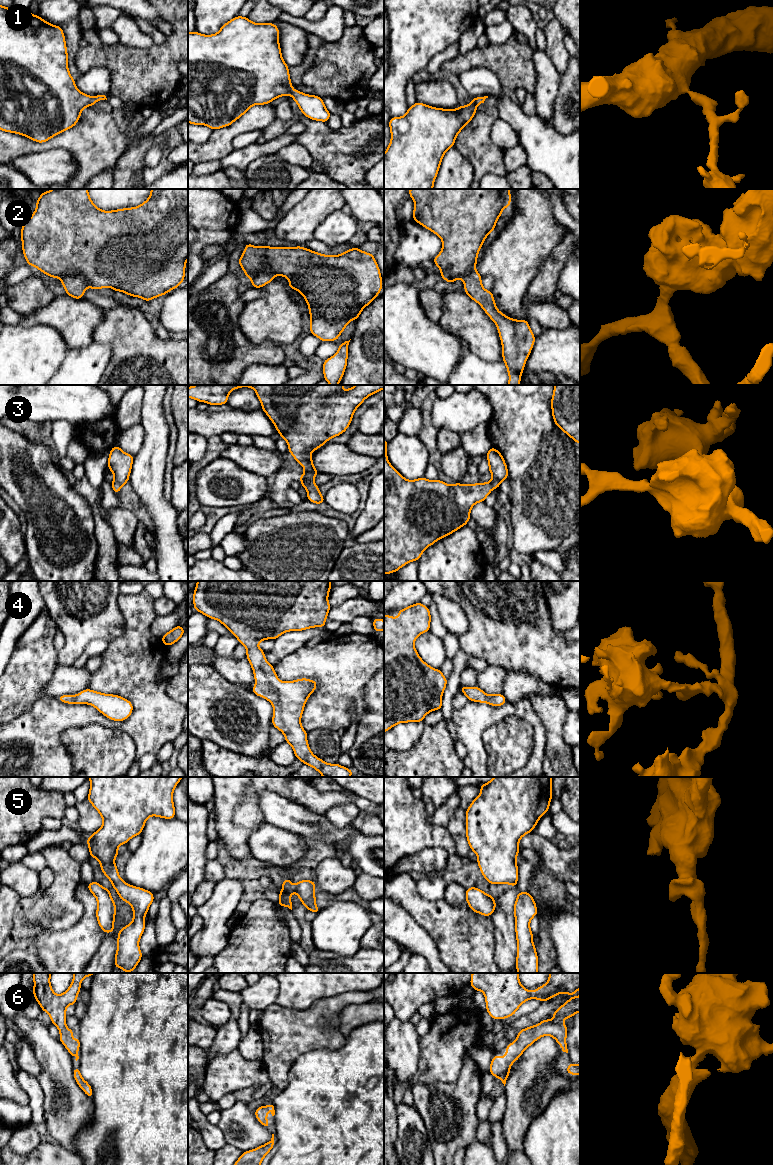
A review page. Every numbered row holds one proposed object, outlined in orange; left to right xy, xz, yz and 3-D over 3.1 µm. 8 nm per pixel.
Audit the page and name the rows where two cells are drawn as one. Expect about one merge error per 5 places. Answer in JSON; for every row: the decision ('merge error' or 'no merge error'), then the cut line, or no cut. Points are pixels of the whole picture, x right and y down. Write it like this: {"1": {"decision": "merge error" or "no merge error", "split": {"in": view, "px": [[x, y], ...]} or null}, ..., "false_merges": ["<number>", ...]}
{"1": {"decision": "no merge error", "split": null}, "2": {"decision": "no merge error", "split": null}, "3": {"decision": "no merge error", "split": null}, "4": {"decision": "no merge error", "split": null}, "5": {"decision": "no merge error", "split": null}, "6": {"decision": "no merge error", "split": null}, "false_merges": []}

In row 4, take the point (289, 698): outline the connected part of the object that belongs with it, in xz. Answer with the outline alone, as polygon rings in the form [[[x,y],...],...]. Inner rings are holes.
[[[197,581],[193,593],[194,610],[210,619],[222,623],[247,649],[246,657],[252,667],[256,685],[251,691],[273,705],[272,726],[280,730],[295,753],[295,758],[317,770],[323,777],[350,777],[354,770],[349,770],[340,764],[330,764],[316,757],[307,742],[308,732],[301,726],[301,717],[309,696],[315,691],[317,681],[301,678],[294,681],[280,681],[273,665],[265,659],[265,652],[257,644],[266,639],[276,640],[288,631],[302,631],[314,627],[325,628],[325,622],[331,606],[328,595],[332,584],[330,581]]]

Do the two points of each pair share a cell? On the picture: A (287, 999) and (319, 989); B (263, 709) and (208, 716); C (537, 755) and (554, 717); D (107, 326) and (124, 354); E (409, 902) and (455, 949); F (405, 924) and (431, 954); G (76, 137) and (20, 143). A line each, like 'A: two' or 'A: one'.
A: one
B: one
C: two
D: one
E: one
F: one
G: one

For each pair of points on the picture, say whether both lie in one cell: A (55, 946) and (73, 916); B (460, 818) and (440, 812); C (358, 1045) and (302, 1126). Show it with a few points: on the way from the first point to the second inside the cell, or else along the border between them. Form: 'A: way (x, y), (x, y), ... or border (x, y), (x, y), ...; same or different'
A: border (83, 914), (77, 922), (67, 928), (41, 929); different
B: border (459, 807), (455, 810), (446, 826); different
C: way (346, 1065), (317, 1094), (317, 1106); same

